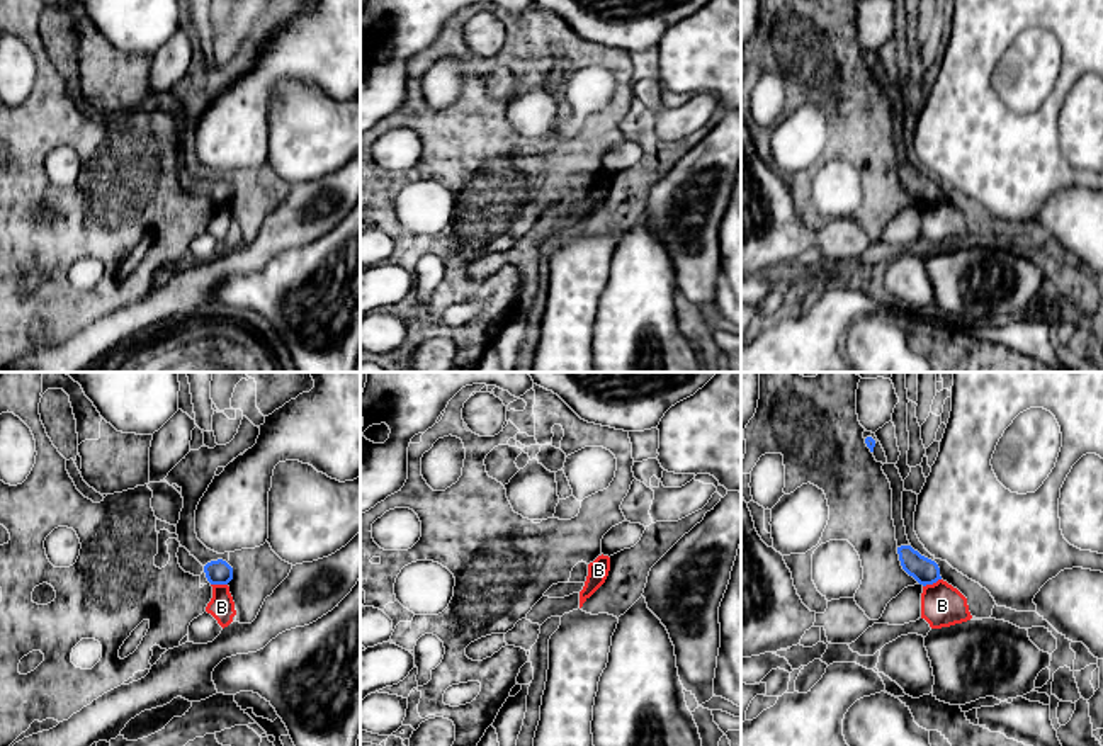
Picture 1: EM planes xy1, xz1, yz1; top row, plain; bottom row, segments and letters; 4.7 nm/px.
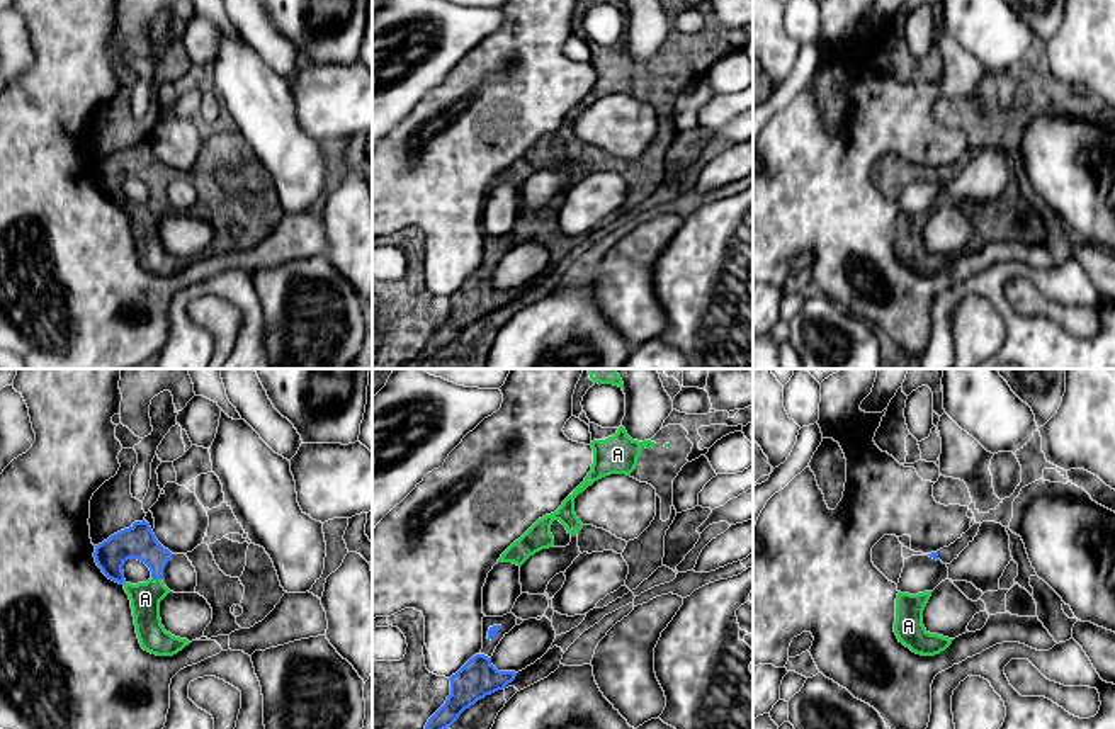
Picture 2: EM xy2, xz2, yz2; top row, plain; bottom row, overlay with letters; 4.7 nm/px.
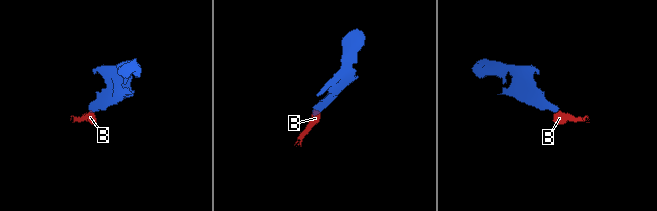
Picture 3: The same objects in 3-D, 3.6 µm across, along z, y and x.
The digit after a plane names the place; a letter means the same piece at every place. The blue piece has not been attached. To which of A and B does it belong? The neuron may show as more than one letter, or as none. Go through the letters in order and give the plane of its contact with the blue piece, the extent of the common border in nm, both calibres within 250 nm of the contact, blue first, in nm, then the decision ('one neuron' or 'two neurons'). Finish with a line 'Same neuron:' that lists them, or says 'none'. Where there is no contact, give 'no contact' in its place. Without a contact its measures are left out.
A: xy2 | 50 nm | 160/140 nm | one neuron
B: yz1 | 100 nm | 120/200 nm | two neurons
Same neuron: A

